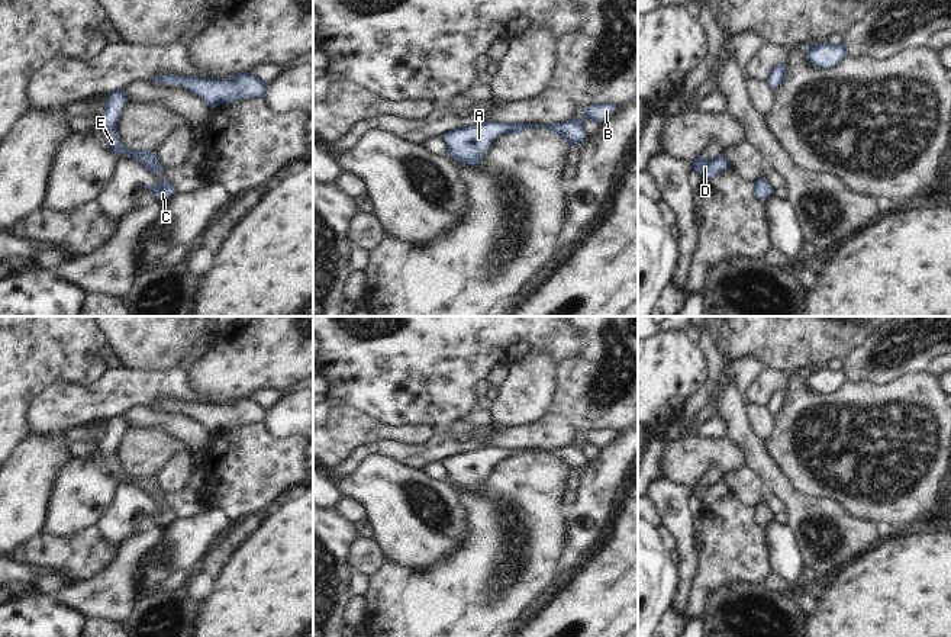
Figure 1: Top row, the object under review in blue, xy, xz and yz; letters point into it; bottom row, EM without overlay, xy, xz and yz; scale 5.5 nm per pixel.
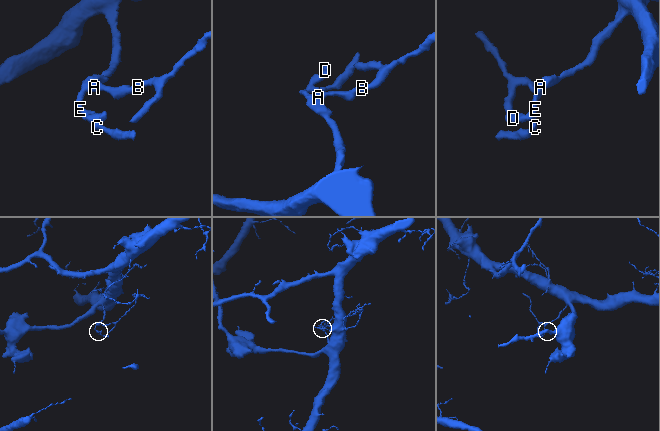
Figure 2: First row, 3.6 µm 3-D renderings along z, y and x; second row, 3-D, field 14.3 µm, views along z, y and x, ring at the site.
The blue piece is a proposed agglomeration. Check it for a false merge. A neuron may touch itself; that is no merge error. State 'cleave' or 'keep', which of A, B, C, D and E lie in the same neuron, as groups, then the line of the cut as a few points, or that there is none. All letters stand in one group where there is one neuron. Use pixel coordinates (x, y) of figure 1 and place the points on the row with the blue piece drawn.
keep | A B C D E | no cut

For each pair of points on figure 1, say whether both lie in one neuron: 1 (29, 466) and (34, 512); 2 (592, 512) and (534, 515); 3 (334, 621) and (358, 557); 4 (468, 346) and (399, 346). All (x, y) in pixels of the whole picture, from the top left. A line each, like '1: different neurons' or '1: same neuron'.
1: same neuron
2: different neurons
3: different neurons
4: same neuron

